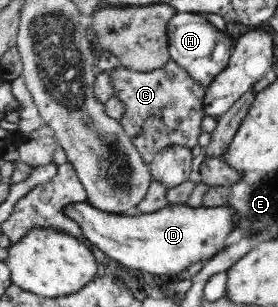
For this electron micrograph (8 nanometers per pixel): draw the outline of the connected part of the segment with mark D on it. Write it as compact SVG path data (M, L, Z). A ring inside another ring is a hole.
M73 203L65 212L75 219L85 237L91 243L95 243L105 254L119 261L131 269L140 269L146 275L168 275L176 277L185 271L193 263L208 261L215 255L219 255L227 247L227 237L237 229L237 210L231 204L220 206L205 206L201 204L191 207L185 204L172 204L149 214L129 217L121 213L106 212L91 206L89 203Z

